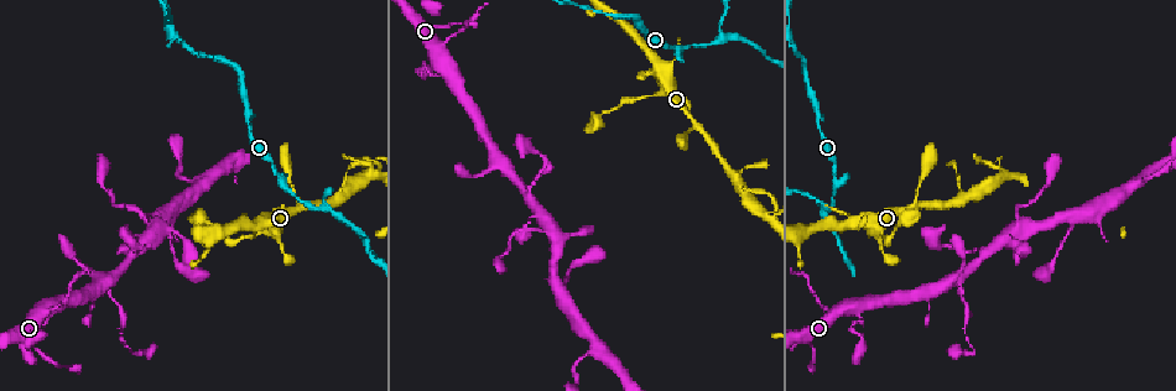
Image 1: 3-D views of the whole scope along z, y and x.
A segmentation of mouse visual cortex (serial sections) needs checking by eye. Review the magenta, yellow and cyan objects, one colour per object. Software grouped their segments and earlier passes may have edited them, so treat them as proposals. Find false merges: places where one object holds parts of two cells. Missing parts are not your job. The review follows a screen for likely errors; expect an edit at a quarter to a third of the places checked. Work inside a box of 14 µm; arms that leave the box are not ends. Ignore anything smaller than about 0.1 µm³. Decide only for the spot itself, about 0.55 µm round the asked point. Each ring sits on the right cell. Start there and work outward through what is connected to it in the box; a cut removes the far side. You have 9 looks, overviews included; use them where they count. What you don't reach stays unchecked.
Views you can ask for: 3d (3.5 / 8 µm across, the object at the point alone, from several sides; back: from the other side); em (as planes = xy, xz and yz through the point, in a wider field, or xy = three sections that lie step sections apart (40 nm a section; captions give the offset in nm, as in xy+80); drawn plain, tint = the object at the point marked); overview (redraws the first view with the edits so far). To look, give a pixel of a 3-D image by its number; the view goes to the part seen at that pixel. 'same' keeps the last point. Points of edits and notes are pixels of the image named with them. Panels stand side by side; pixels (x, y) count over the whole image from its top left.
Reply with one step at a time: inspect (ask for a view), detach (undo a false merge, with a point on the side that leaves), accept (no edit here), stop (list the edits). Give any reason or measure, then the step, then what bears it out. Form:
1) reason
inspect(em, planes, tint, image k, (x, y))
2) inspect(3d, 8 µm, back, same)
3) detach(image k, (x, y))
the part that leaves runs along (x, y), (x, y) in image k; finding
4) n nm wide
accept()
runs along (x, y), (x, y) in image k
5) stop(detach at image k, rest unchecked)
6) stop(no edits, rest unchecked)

abrupt turn
inspect(3d, 3.5 µm, image 1, (625, 99))

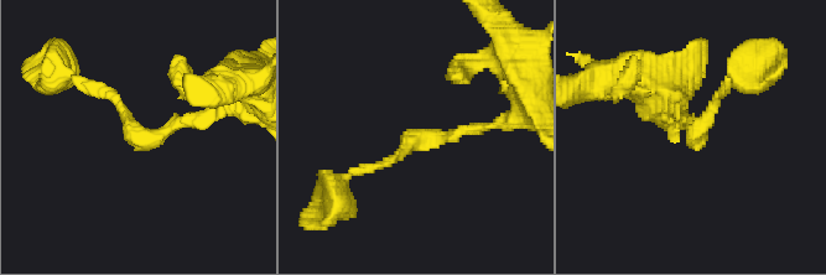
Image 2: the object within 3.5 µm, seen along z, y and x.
arms of 150, 150 nm; need the tissue
inspect(em, xy, step 5, tint, image 2, (698, 136))

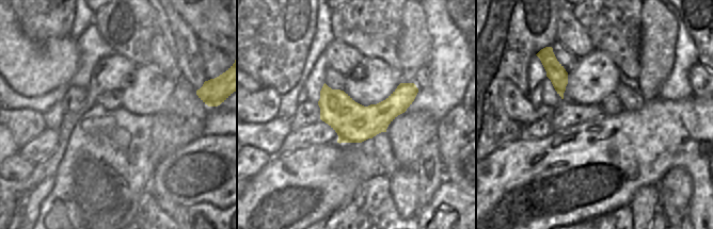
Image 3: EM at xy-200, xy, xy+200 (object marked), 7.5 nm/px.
accept()
runs along (492, 124), (411, 140), (393, 159), (362, 169) in image 2; continuous, no second cell

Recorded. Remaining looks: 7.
thin neck
inspect(3d, 3.5 µm, image 1, (833, 175))

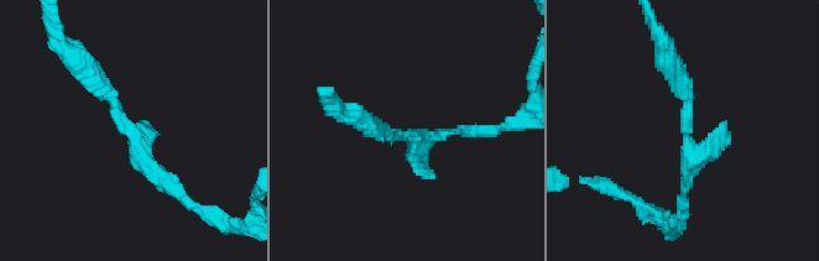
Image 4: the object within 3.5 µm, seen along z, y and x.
shape alone is not enough
inspect(em, xy, step 5, tint, image 4, (127, 138))

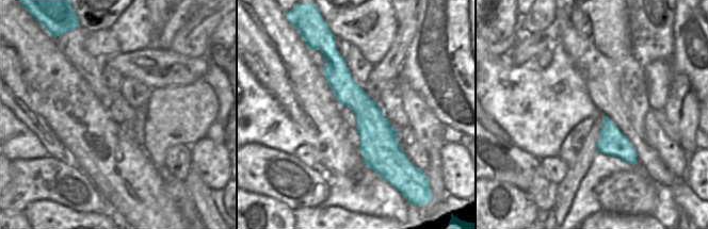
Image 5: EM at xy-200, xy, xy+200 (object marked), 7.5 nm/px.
accept()
runs along (332, 47), (387, 176) in image 5; one cell here

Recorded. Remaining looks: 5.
side arm on a straight run
inspect(3d, 3.5 µm, back, image 1, (299, 205))

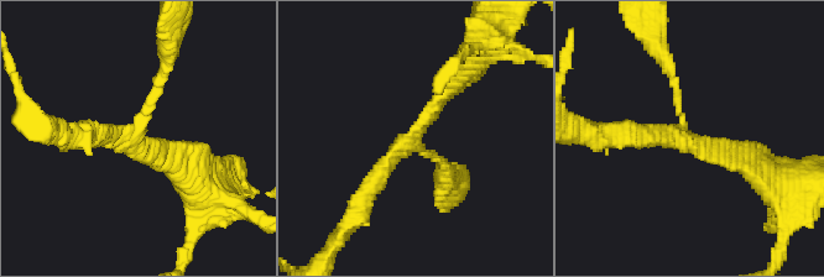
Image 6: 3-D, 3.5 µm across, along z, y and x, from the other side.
3 arms; arms of 150, 200, 250 nm; need the tissue
inspect(em, xy, step 3, tint, image 6, (413, 136))

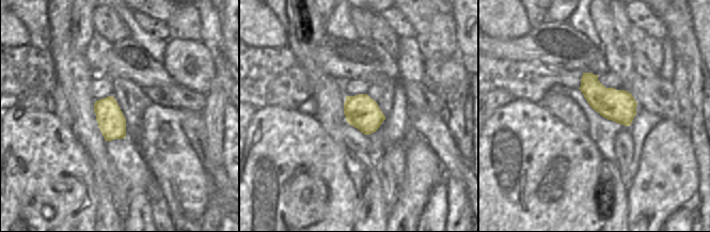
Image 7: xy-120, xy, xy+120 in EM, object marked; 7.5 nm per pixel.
cut it another way
inspect(em, xy, step 5, tint, same)

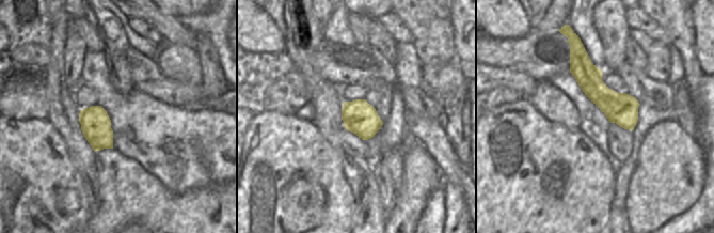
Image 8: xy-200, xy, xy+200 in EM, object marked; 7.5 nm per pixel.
accept()
continuous, no second cell

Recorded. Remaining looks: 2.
abrupt turn
inspect(3d, 3.5 µm, image 1, (718, 43))

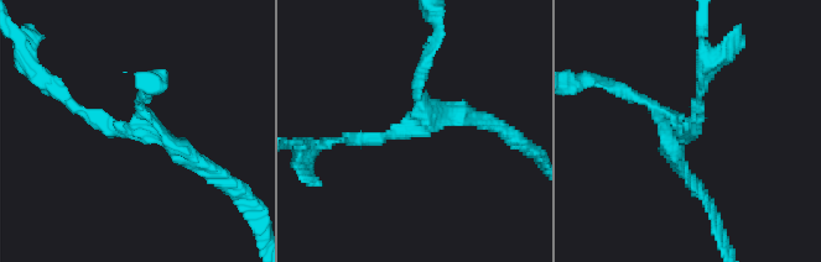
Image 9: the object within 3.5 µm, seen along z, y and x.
shape alone is not enough
inspect(em, xy, step 5, tint, image 9, (685, 131))

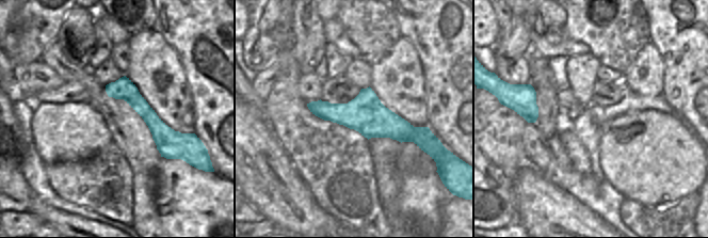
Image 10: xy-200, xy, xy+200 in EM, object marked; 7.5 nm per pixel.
accept()
runs along (71, 103), (212, 167) in image 9; all the same cell

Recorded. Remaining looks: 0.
stop(no edits, rest unchecked)

